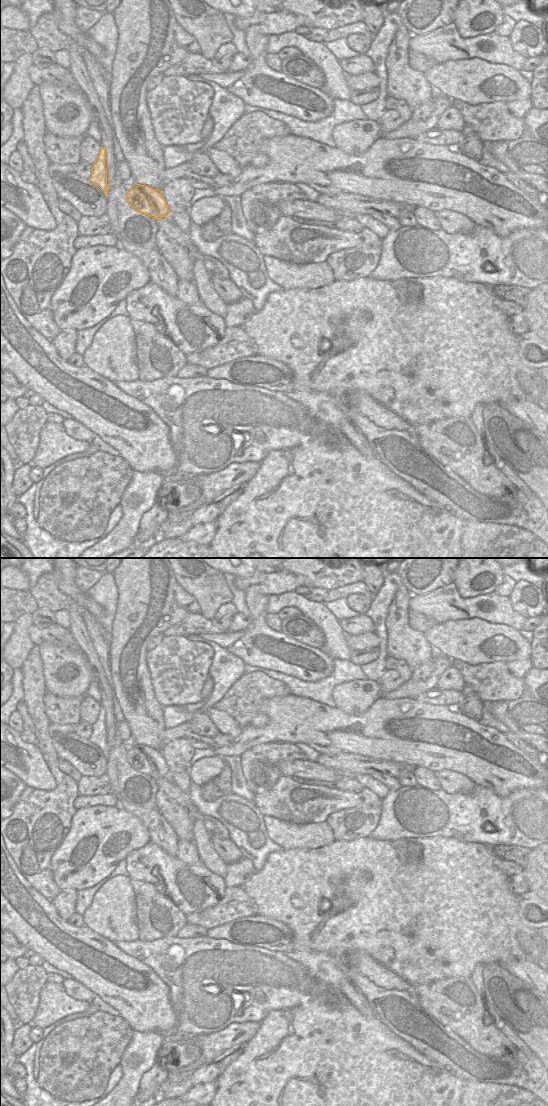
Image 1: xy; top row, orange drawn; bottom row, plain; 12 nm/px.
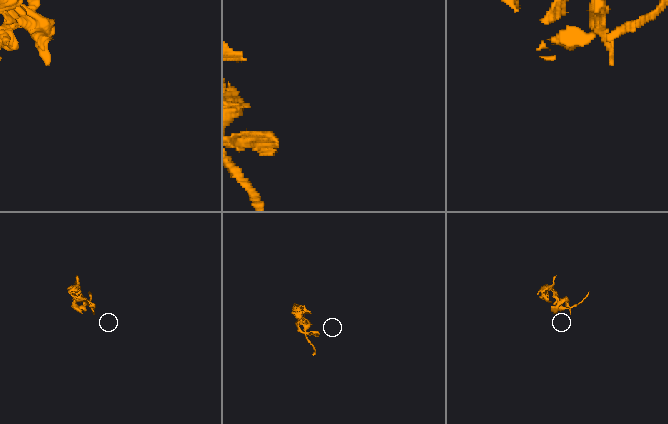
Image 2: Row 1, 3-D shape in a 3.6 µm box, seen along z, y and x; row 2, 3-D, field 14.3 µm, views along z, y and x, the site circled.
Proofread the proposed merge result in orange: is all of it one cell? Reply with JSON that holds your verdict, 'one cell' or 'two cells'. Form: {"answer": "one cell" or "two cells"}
{"answer": "two cells"}

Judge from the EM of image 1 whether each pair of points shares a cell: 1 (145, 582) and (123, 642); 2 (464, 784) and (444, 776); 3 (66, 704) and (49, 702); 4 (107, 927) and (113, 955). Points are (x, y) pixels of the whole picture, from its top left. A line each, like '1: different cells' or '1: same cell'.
1: same cell
2: same cell
3: same cell
4: different cells

